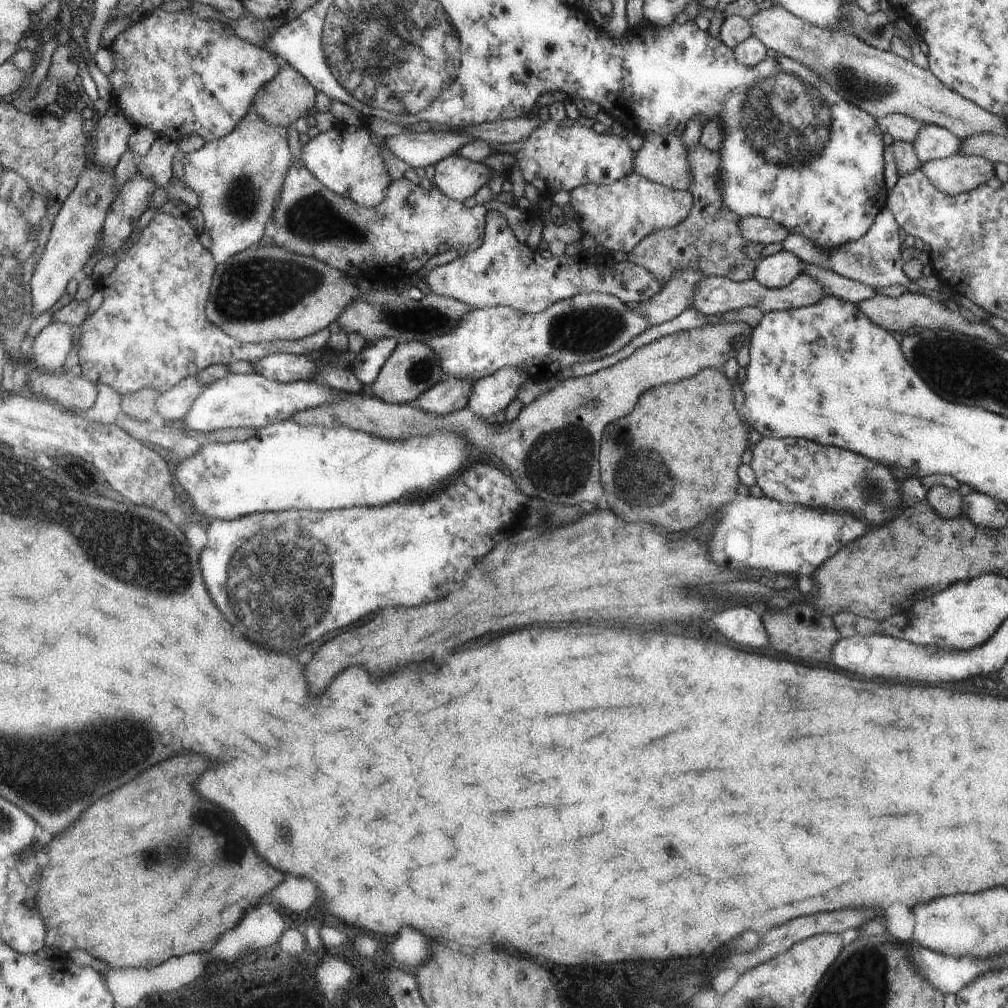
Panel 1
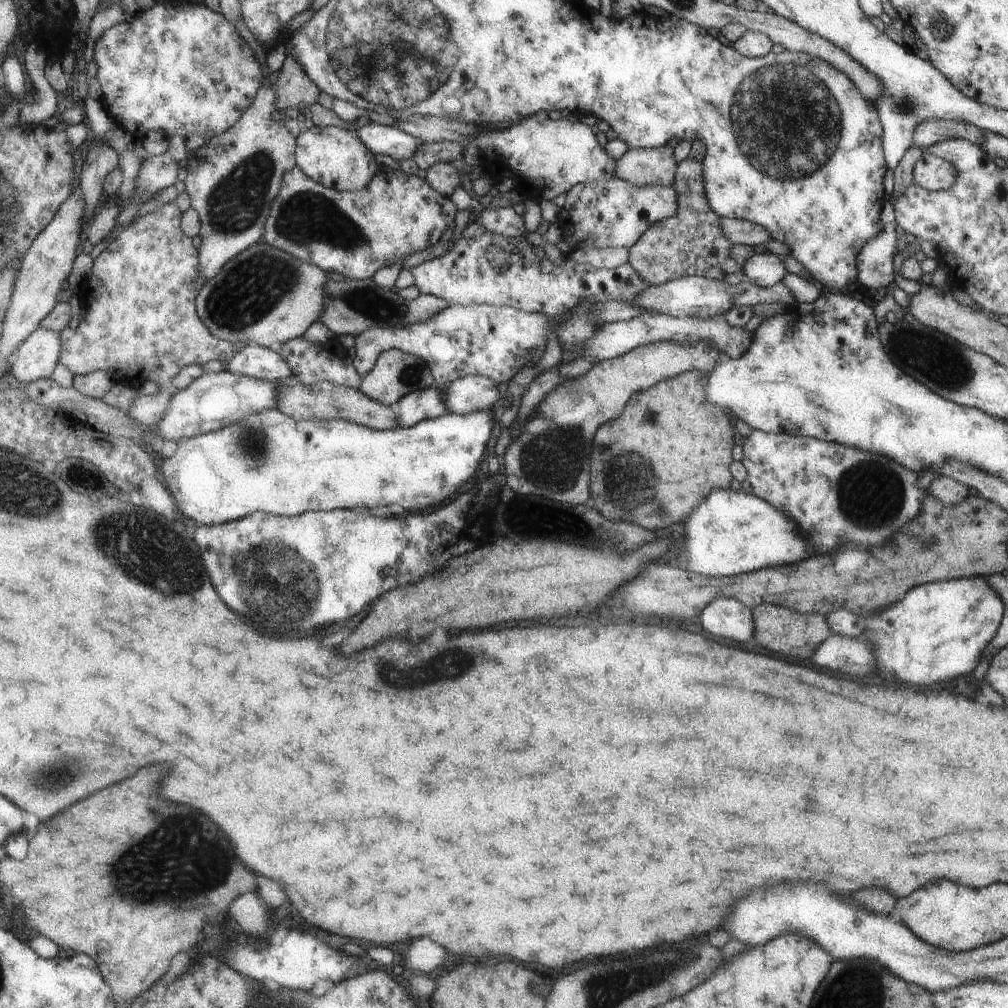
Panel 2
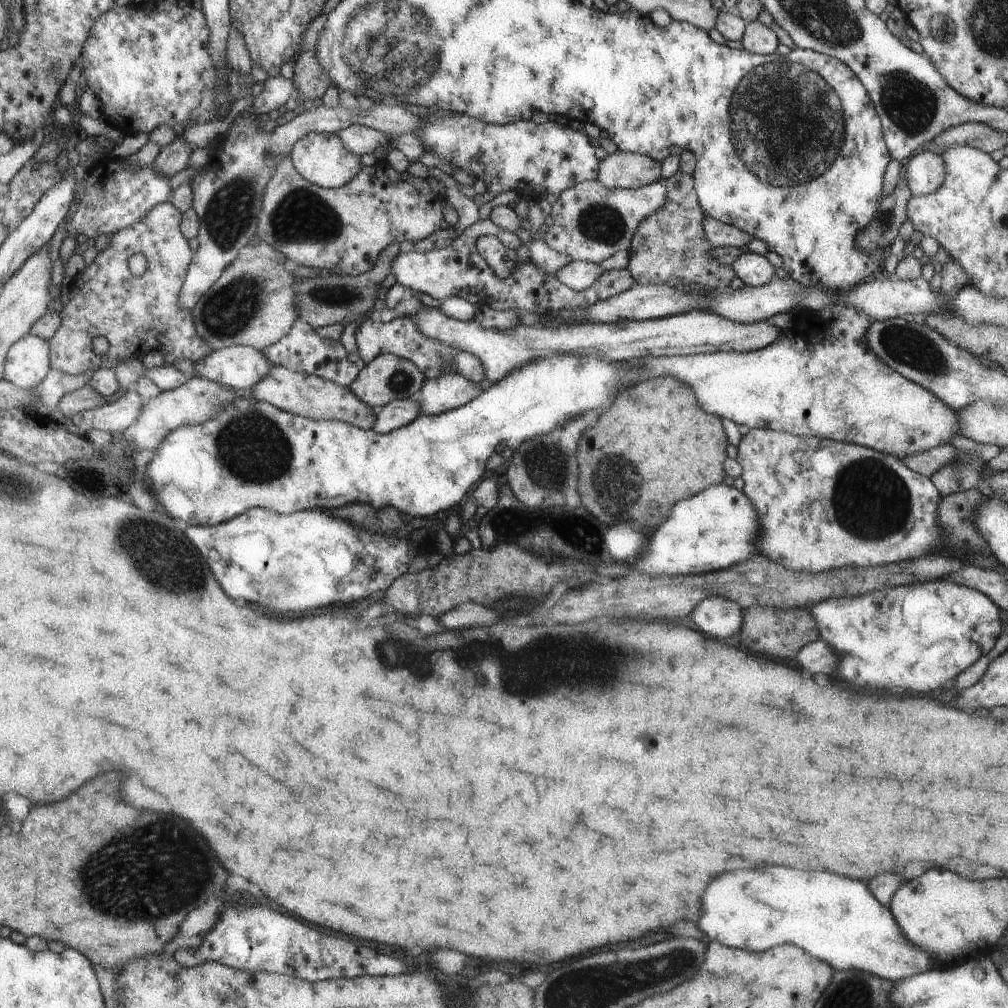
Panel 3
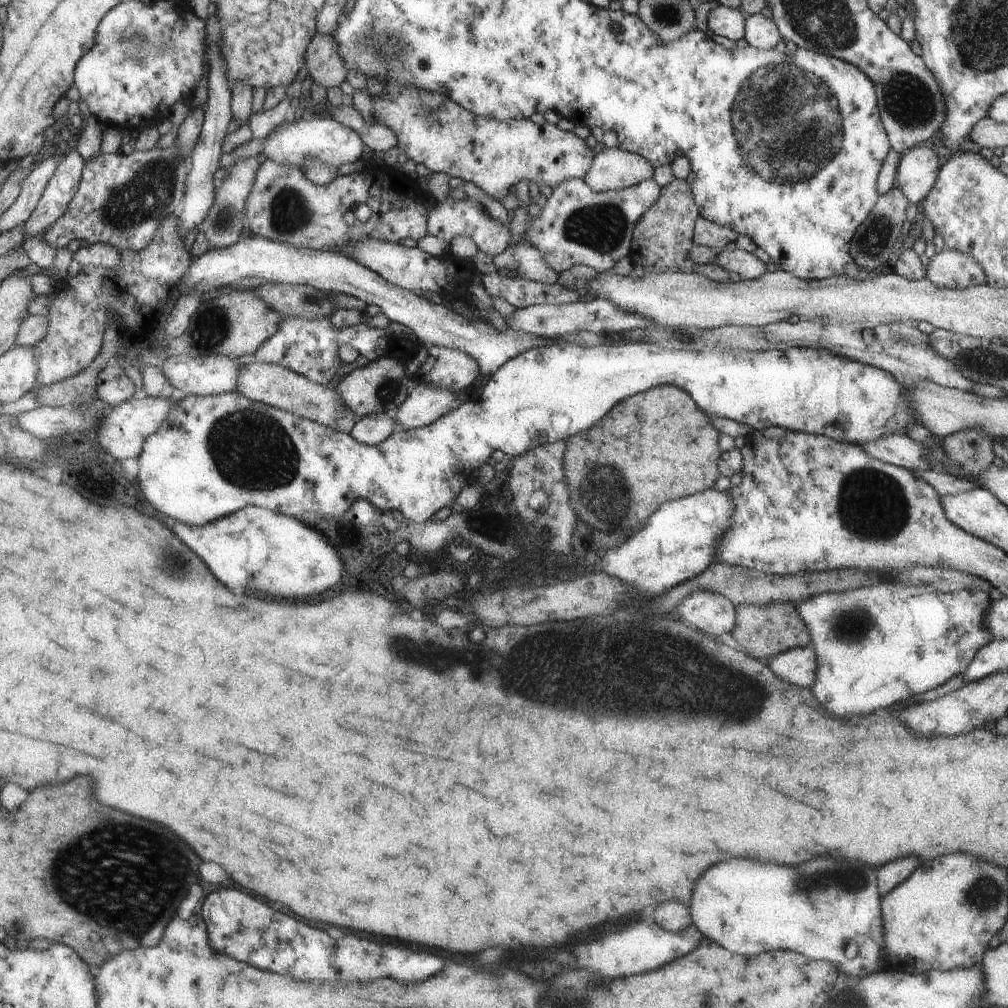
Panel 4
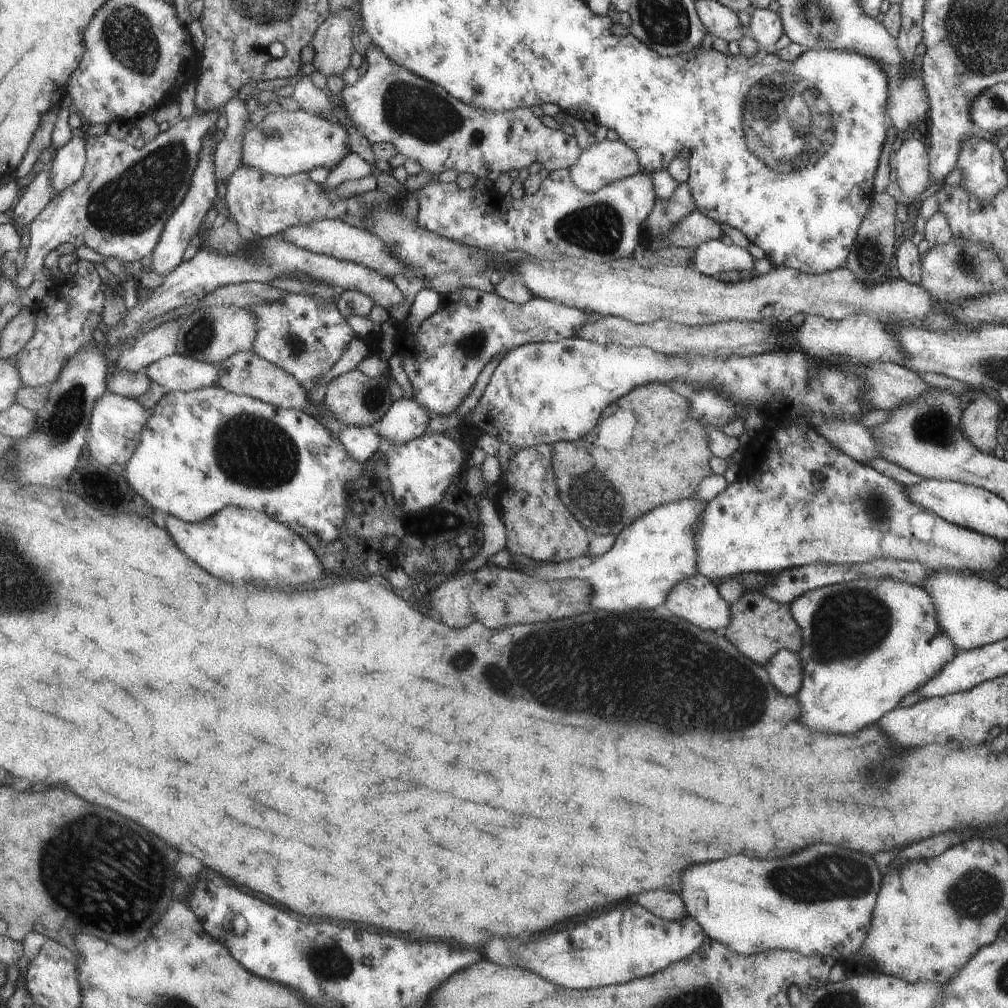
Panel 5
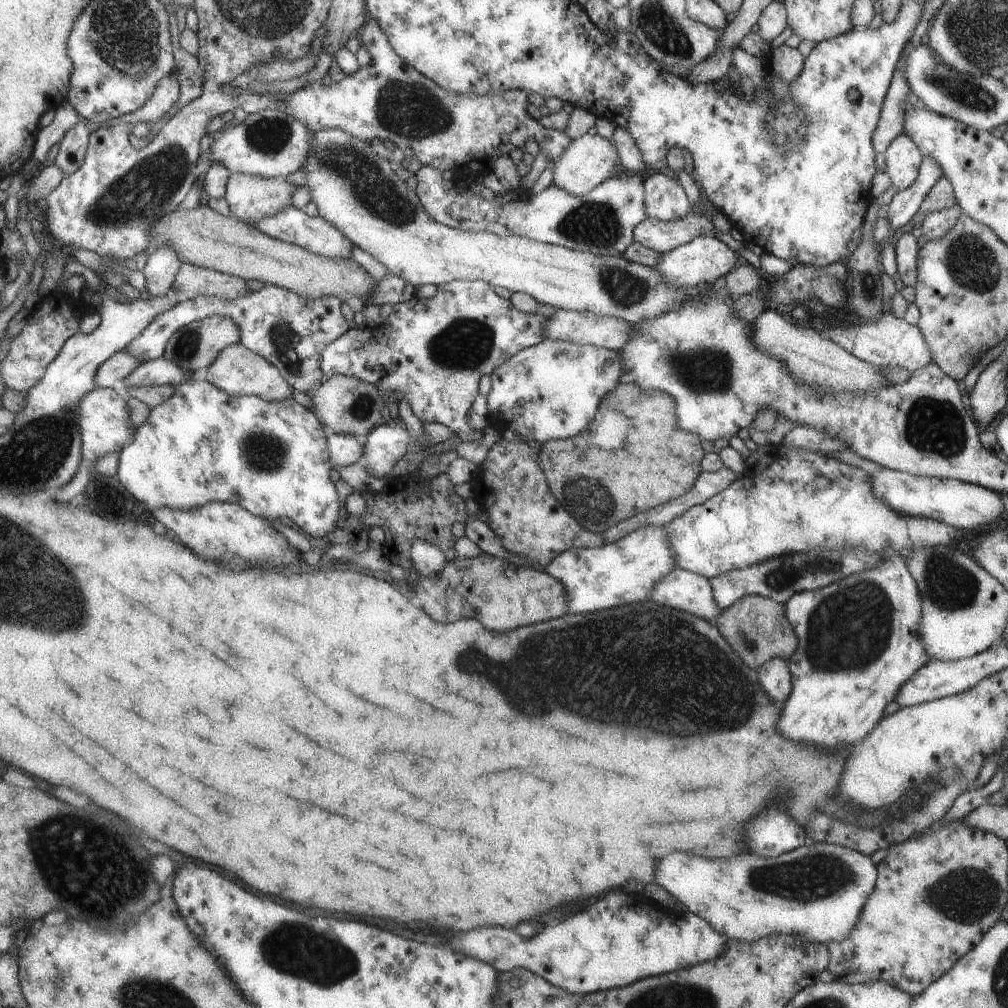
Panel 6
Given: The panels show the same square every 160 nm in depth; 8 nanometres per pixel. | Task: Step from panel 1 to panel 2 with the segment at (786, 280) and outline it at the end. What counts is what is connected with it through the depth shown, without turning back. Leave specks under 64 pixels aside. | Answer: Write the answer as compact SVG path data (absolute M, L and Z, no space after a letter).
M775 253L753 254L743 266L744 279L760 287L773 287L786 276L783 262Z

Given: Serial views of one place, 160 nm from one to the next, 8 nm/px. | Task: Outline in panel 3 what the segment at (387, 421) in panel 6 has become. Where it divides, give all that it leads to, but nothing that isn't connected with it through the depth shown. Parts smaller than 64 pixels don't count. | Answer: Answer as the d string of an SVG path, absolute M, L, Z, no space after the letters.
M458 373L425 378L414 401L421 415L437 415L463 406L482 392L475 383Z

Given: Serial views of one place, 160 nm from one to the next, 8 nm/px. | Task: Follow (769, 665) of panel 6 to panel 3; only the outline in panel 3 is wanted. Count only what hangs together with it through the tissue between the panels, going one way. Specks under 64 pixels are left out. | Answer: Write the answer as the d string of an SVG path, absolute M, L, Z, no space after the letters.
M815 640L813 643L805 644L796 656L793 656L797 666L801 666L803 670L807 670L809 674L827 674L831 676L837 668L837 658L833 654L833 650L823 640Z

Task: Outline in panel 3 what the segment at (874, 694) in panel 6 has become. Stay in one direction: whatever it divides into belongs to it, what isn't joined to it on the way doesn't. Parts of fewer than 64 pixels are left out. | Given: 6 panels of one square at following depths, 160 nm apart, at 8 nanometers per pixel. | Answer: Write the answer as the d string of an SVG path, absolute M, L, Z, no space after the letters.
M941 579L895 588L885 586L852 598L829 598L813 604L809 612L816 621L819 639L833 650L837 658L835 670L839 678L873 690L897 692L897 688L901 688L899 694L923 694L939 684L949 684L960 672L973 667L981 656L994 648L1001 633L999 608L995 602L976 589L949 584Z

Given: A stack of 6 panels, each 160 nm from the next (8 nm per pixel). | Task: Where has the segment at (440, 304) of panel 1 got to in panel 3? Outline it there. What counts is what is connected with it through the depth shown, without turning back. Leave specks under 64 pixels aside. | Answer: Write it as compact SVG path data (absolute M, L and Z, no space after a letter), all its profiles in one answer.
M393 242L384 249L379 255L379 259L376 264L365 273L348 276L348 275L334 275L322 277L305 278L299 280L296 284L296 312L299 314L297 318L303 321L307 321L313 329L317 330L319 327L325 327L329 324L343 324L344 326L349 324L351 320L357 320L361 316L367 315L372 307L375 305L375 294L380 283L391 273L391 260L399 253L399 244Z

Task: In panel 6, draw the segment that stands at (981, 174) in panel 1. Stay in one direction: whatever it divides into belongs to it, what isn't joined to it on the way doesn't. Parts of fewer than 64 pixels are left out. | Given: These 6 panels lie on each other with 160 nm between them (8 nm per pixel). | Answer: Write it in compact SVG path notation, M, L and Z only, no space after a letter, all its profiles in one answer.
M905 134L897 135L884 150L883 156L885 172L891 185L900 191L915 182L923 162L923 154L910 137Z

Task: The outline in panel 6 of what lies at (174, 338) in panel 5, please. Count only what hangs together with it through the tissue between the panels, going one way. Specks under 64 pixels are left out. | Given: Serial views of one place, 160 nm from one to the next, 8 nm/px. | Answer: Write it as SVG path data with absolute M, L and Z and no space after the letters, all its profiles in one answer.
M125 349L116 352L97 371L96 381L98 386L113 388L117 382L123 382L132 372L135 372L141 366L141 363L144 363L142 358Z

